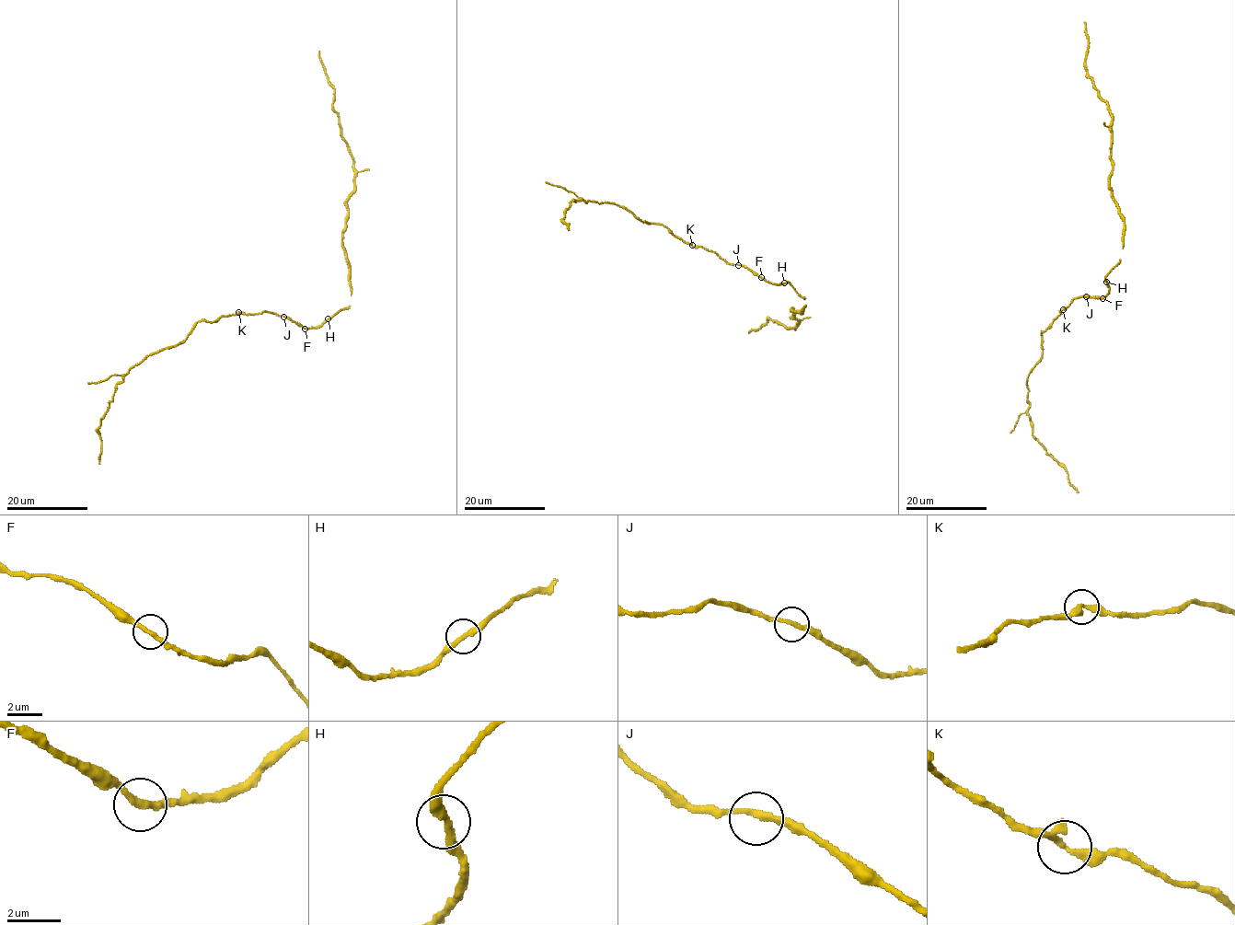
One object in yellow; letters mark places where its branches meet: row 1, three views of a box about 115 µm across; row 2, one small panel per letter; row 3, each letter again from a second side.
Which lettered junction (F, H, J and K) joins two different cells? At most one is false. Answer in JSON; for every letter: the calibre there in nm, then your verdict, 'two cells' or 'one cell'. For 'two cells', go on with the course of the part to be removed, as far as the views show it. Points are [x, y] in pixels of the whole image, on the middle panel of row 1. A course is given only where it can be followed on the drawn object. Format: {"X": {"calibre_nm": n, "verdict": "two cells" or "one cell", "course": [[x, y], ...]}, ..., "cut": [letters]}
{"F": {"calibre_nm": 260, "verdict": "one cell"}, "H": {"calibre_nm": 280, "verdict": "one cell"}, "J": {"calibre_nm": 240, "verdict": "one cell"}, "K": {"calibre_nm": 280, "verdict": "one cell"}, "cut": []}

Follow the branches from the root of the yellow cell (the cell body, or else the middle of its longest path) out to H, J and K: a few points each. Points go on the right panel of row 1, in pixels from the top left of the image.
H: (1102, 297), (1108, 292), (1106, 282)
J: (1102, 297), (1086, 296)
K: (1102, 297), (1085, 295), (1074, 299), (1062, 309)

